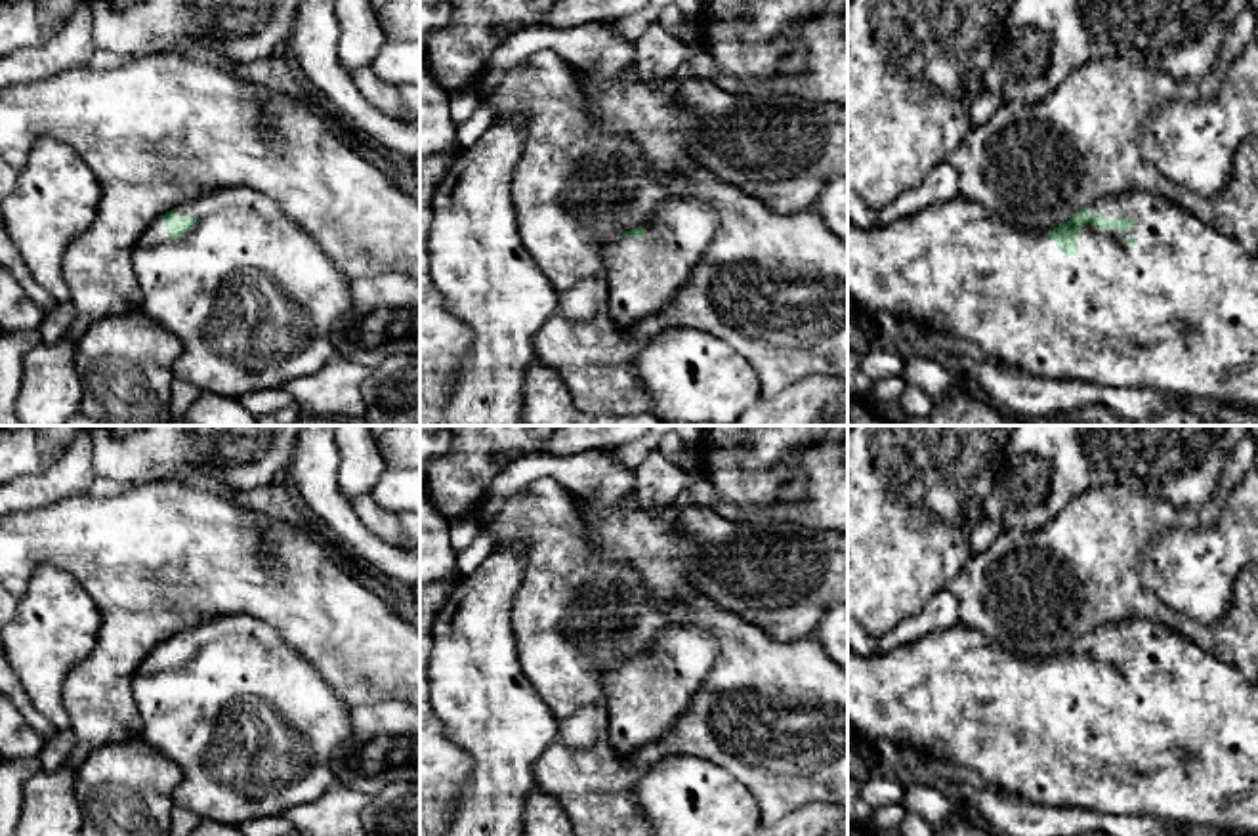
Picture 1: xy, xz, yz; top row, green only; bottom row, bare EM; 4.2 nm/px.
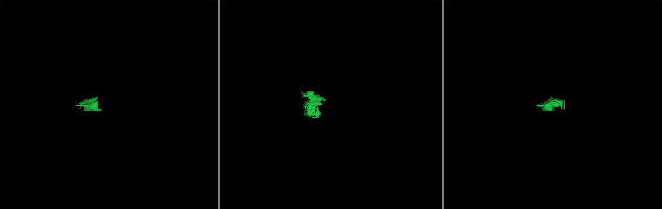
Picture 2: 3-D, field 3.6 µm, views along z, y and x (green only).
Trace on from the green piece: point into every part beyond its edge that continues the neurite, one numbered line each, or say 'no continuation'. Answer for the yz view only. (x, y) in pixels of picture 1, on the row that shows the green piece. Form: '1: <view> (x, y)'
1: yz (1178, 312)

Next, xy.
1: xy (252, 298)

